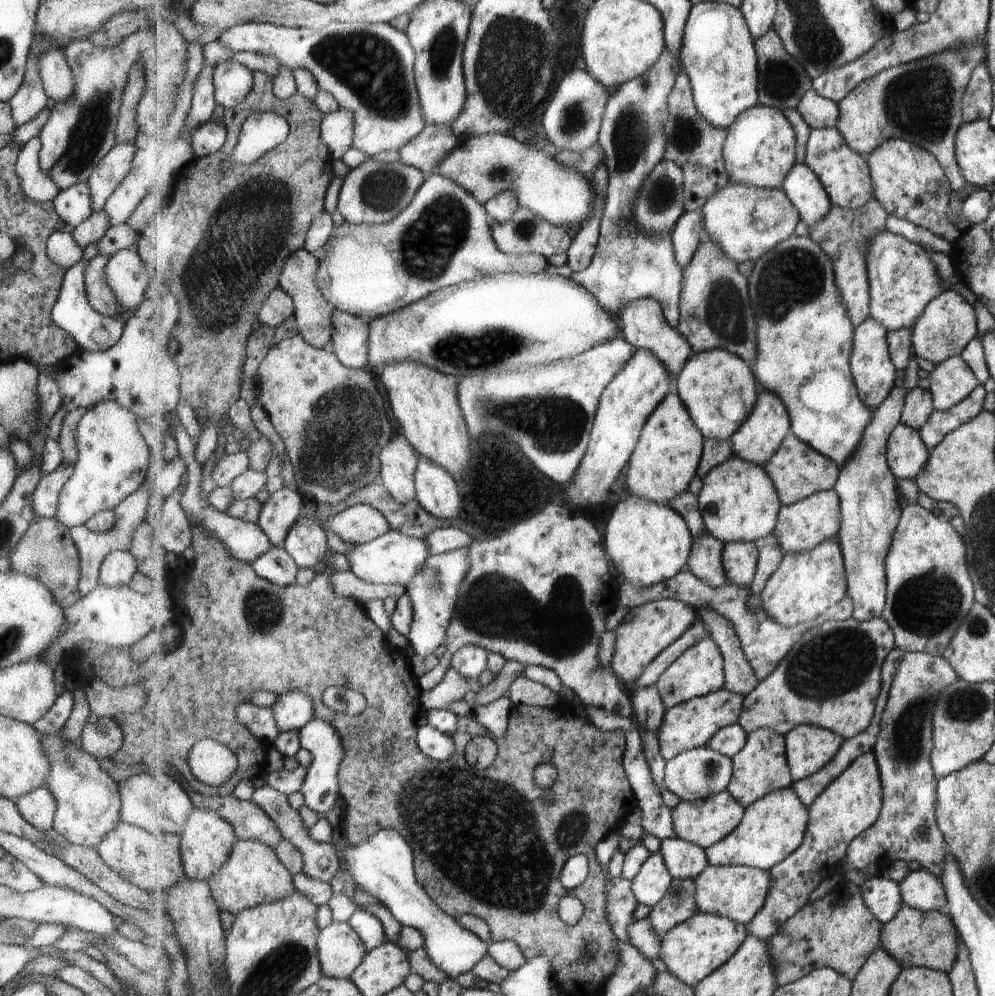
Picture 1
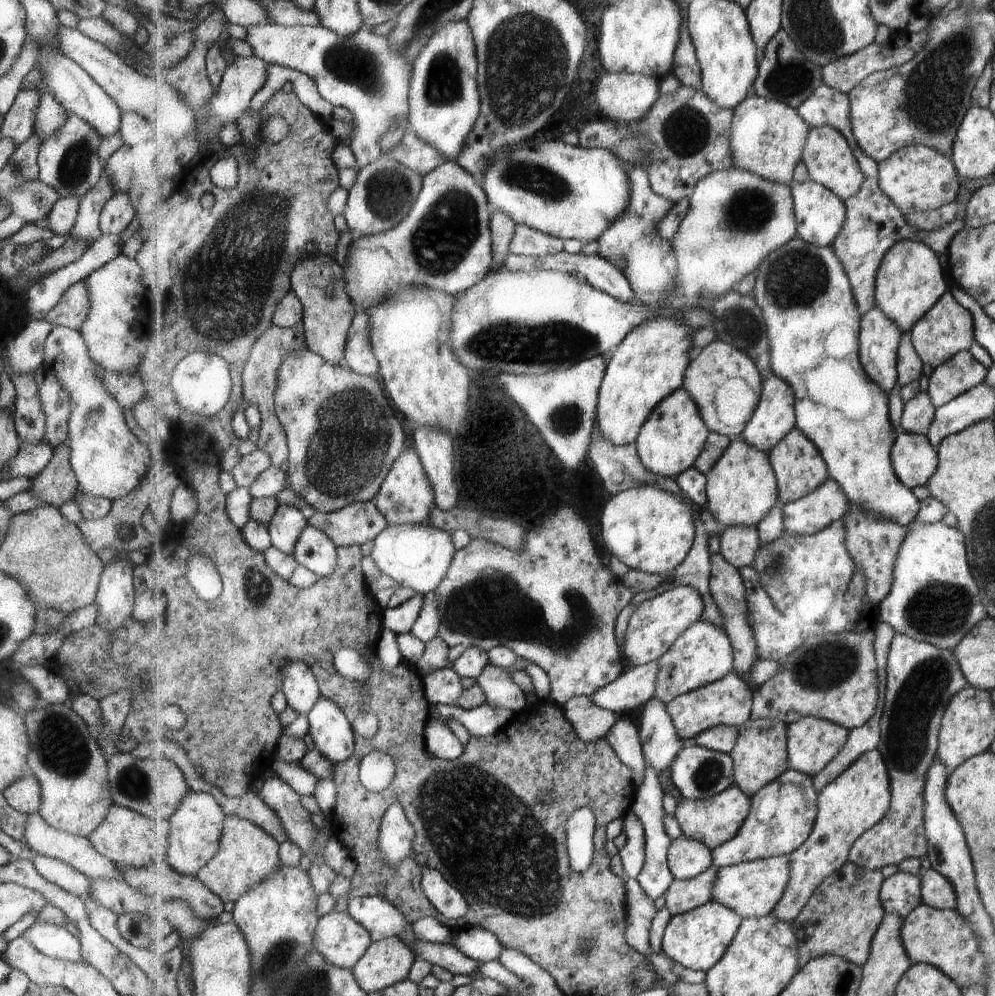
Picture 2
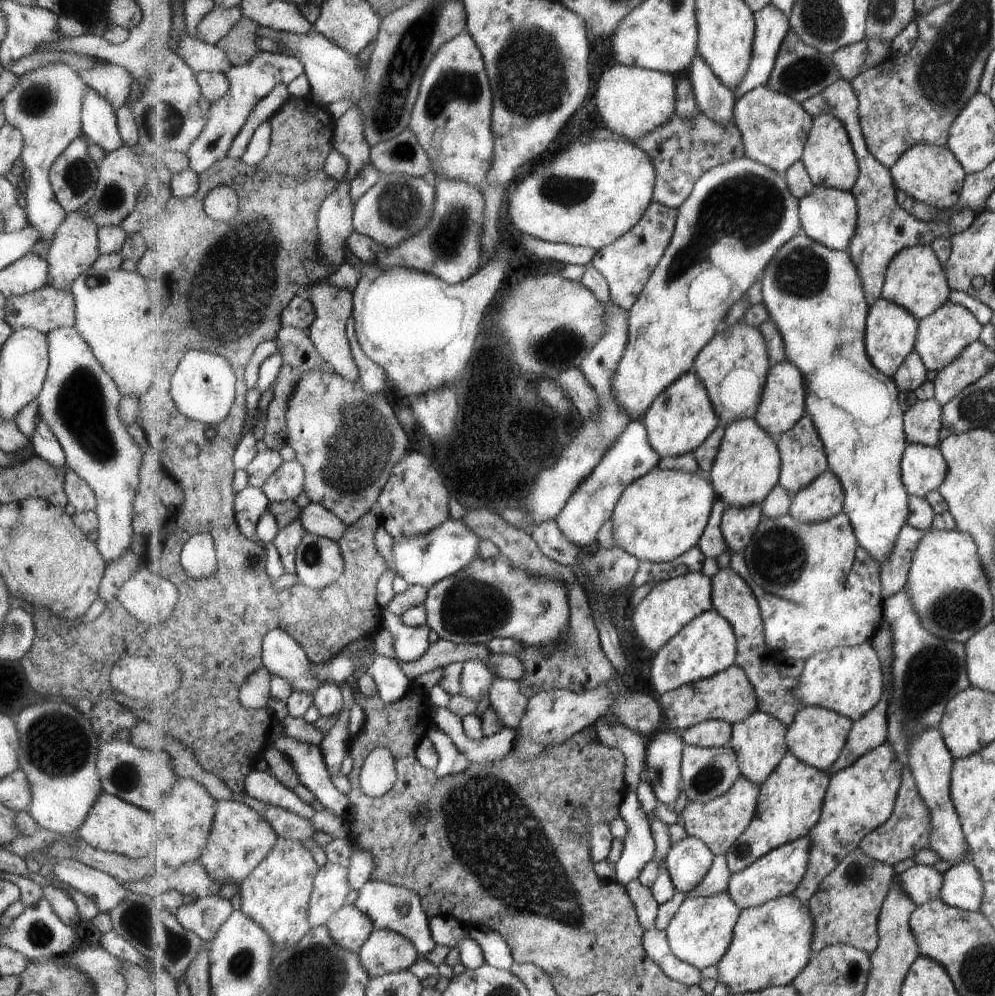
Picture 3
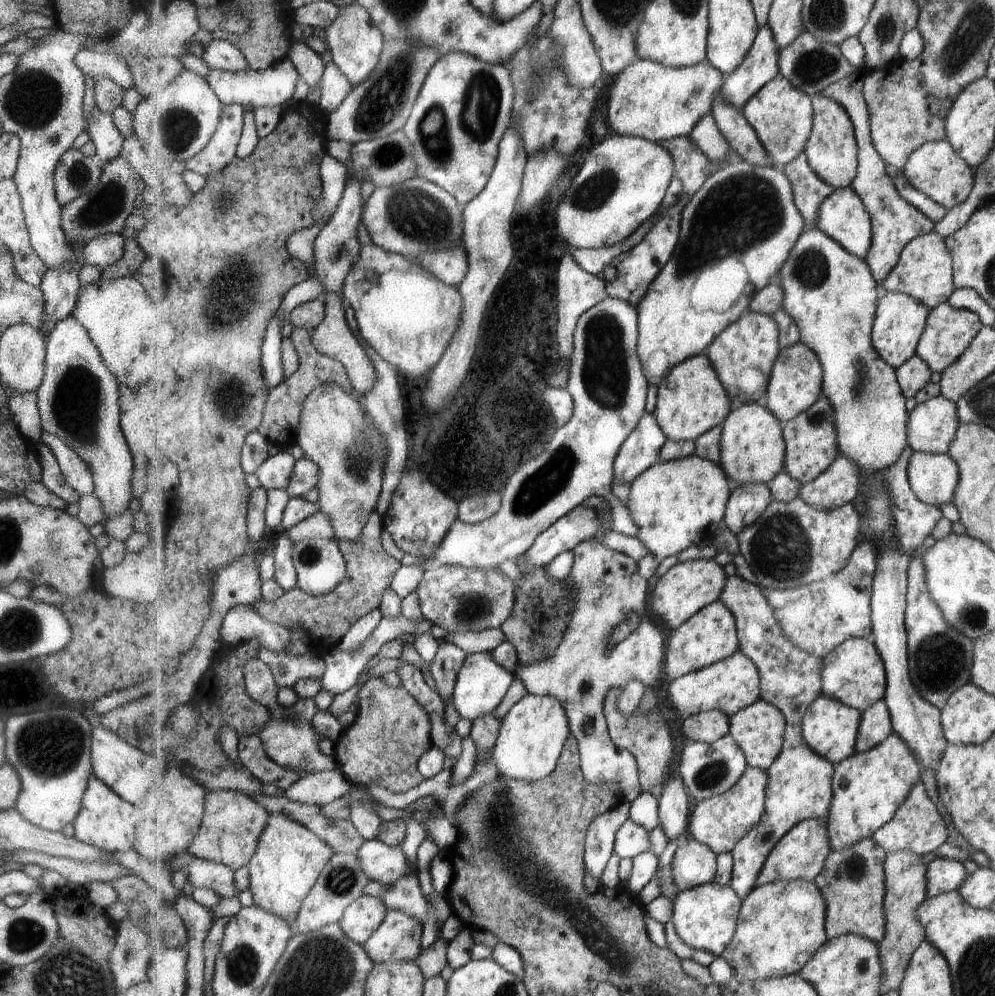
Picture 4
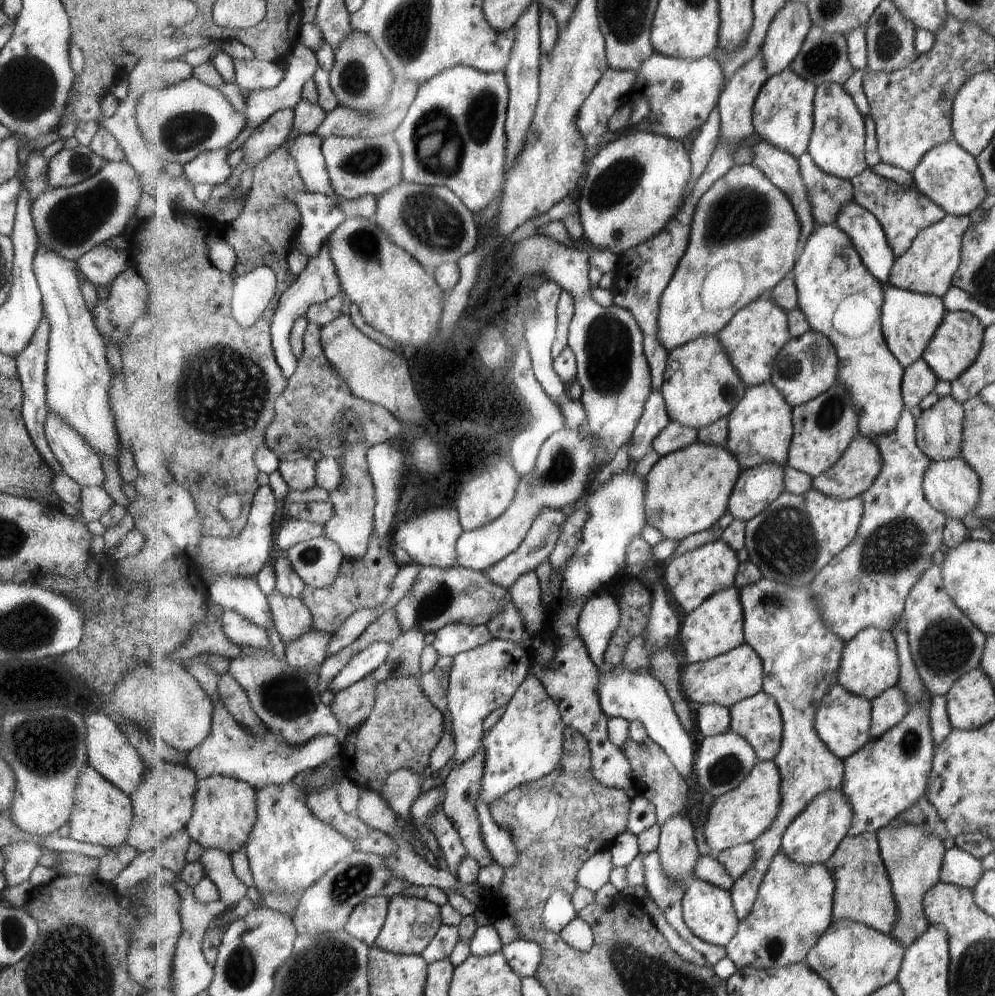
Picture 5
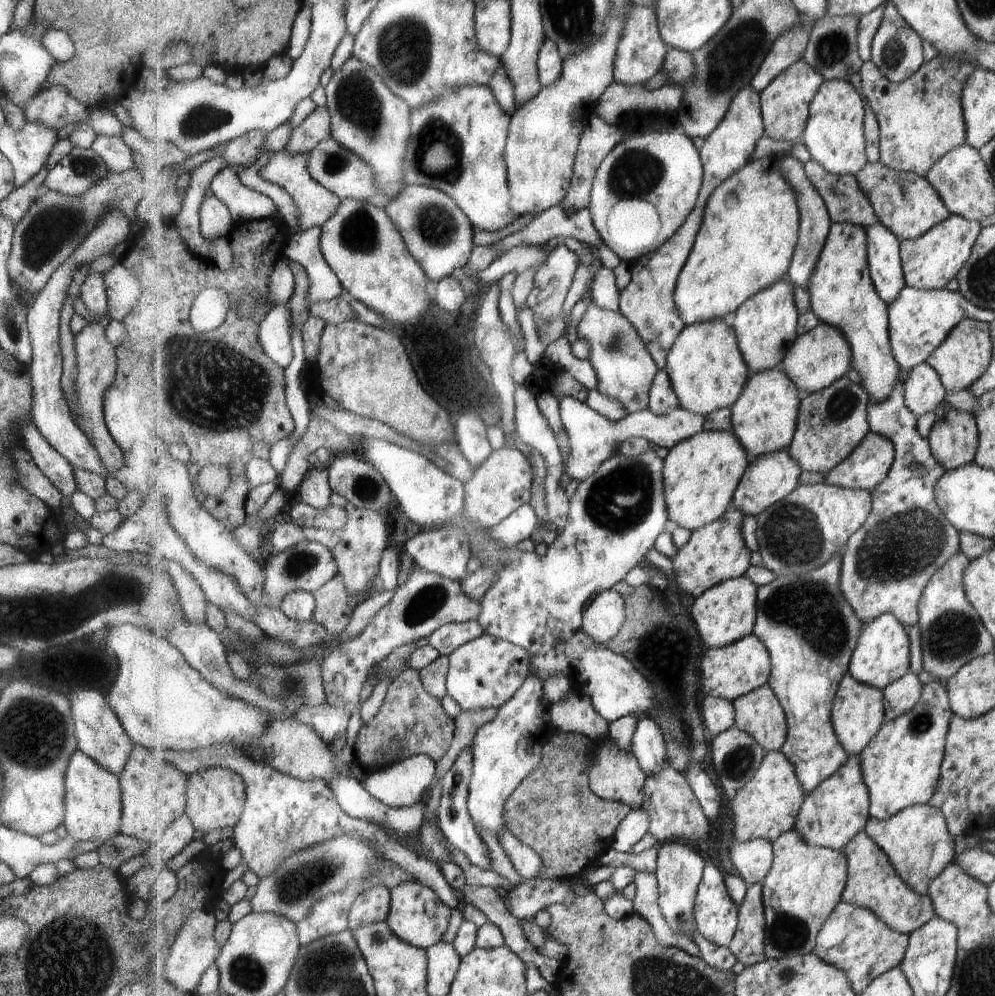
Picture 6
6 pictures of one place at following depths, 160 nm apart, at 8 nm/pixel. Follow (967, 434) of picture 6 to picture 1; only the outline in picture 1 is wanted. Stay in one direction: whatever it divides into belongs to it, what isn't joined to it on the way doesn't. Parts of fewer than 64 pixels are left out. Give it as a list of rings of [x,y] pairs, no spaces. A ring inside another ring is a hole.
[[[916,386],[906,397],[905,407],[902,411],[902,423],[920,431],[930,421],[935,410],[930,390],[923,390]]]

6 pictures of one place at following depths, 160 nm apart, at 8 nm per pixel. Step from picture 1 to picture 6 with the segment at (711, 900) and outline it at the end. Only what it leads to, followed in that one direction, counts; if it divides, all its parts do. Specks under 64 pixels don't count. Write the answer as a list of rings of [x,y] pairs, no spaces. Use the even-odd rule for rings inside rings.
[[[860,755],[849,756],[841,769],[806,796],[795,821],[794,829],[811,846],[843,850],[857,834],[866,830],[870,819],[870,790],[865,782]]]

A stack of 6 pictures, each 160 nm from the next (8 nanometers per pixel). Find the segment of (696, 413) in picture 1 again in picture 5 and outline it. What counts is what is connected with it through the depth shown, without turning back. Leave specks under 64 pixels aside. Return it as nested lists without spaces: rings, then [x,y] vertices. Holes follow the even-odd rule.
[[[765,296],[742,308],[717,337],[747,388],[754,387],[772,380],[774,362],[792,339],[789,313],[775,300]]]

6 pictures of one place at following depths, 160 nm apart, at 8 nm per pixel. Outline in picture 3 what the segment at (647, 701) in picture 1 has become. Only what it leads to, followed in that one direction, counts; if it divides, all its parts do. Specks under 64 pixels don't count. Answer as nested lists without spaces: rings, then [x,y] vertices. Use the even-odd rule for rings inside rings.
[[[657,731],[648,742],[647,779],[657,798],[673,807],[682,791],[682,756],[686,742],[680,732]]]

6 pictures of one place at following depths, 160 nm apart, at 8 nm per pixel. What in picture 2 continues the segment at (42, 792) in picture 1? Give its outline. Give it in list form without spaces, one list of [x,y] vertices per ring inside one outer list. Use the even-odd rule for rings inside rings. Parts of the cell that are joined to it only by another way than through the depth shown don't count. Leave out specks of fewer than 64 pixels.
[[[27,774],[8,787],[1,794],[5,797],[7,804],[17,812],[24,815],[37,813],[40,807],[40,788],[33,774]]]

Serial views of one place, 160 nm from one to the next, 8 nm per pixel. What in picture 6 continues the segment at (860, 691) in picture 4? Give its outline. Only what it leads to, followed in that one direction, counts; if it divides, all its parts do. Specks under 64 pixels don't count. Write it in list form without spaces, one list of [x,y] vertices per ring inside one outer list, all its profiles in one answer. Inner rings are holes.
[[[887,613],[863,626],[854,656],[848,670],[860,683],[865,683],[879,690],[902,679],[909,673],[909,634],[908,628],[894,614]]]

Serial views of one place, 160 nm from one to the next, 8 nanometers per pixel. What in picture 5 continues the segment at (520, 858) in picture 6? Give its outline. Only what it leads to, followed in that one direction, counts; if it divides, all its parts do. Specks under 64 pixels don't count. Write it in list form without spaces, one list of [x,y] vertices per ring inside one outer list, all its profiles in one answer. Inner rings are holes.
[[[480,796],[475,801],[475,808],[481,825],[483,842],[493,855],[494,861],[503,868],[515,866],[518,850],[511,835],[494,821],[490,806]]]

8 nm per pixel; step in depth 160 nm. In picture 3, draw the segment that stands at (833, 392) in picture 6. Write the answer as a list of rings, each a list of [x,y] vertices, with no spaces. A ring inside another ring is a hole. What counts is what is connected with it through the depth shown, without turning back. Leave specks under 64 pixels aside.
[[[806,415],[789,432],[778,436],[778,449],[782,458],[782,472],[780,474],[780,485],[787,489],[792,496],[806,489],[814,480],[823,473],[830,470],[829,458],[823,442],[813,426],[813,420]]]

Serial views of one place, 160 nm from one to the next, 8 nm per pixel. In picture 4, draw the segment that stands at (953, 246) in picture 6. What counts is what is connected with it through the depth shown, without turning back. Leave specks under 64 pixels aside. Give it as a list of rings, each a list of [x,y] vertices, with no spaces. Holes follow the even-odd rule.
[[[939,233],[917,237],[903,249],[898,265],[891,271],[881,287],[882,292],[905,293],[919,299],[932,311],[943,304],[954,292],[953,262],[947,252],[945,240]]]

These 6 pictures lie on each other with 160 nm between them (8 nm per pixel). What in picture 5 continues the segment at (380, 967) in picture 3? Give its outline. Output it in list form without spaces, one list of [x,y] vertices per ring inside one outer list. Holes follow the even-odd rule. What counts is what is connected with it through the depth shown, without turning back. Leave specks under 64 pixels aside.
[[[395,895],[390,899],[386,925],[375,946],[396,955],[421,955],[442,926],[442,907],[427,900]]]

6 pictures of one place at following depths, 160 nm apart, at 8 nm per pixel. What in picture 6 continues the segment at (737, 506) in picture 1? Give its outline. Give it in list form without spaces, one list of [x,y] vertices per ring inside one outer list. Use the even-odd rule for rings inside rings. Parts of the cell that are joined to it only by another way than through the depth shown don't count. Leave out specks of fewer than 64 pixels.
[[[782,367],[753,373],[742,396],[732,406],[732,432],[752,459],[784,451],[794,441],[803,395]]]

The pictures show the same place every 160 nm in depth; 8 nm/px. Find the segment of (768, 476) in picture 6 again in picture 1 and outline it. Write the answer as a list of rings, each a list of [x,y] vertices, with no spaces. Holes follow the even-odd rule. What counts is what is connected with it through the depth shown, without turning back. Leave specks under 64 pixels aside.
[[[725,543],[722,556],[727,578],[731,578],[731,585],[750,586],[751,582],[755,579],[759,563],[757,543]]]

